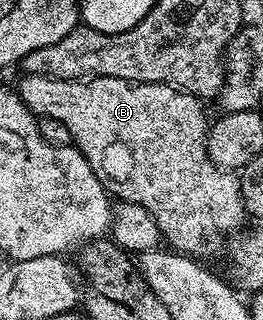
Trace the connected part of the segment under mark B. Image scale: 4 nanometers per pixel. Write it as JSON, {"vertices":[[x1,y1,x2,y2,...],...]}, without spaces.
{"vertices":[[31,73,21,79,23,81,16,85,18,98,37,118,60,119,60,123,68,127,74,148,82,152,84,159,88,159,96,179,100,179,106,192,119,202,143,208,157,223,165,244,171,250,198,255,202,249,202,233,226,233,234,228,237,230,237,225,242,220,247,220,239,178,229,169,216,167,208,155,208,120,206,121,206,113,195,94,175,89,173,85,159,85,157,81,135,83,119,77,65,81]]}

